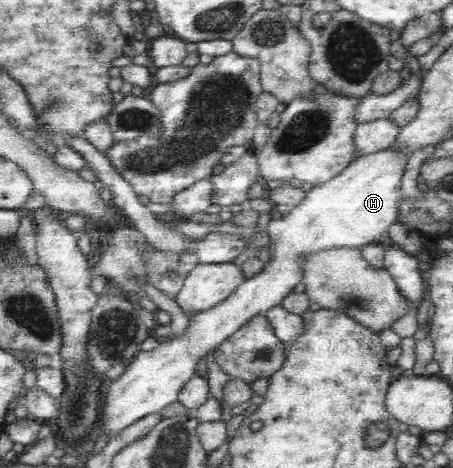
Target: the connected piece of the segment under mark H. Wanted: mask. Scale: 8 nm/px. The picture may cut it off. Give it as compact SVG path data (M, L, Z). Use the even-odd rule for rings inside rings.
M389 145L387 149L365 153L355 158L339 175L323 182L306 192L305 199L297 204L290 213L284 214L281 218L271 218L267 225L267 231L272 241L271 262L264 265L263 271L251 279L247 278L245 283L237 287L237 291L228 299L219 303L215 308L204 310L195 315L193 321L189 322L189 329L185 337L171 337L171 341L161 343L155 351L141 351L133 359L133 362L126 365L123 374L109 385L105 399L101 402L101 436L113 441L119 437L127 427L133 425L141 418L151 413L160 413L168 405L178 399L180 391L189 379L196 373L196 362L205 357L206 353L213 353L214 350L227 339L232 337L250 318L256 314L265 315L275 305L292 293L297 283L301 281L301 268L297 264L297 257L307 255L317 249L339 249L351 248L362 249L365 246L377 243L386 243L388 229L397 223L399 208L402 199L402 177L407 169L408 159L413 151L402 149L398 145Z

